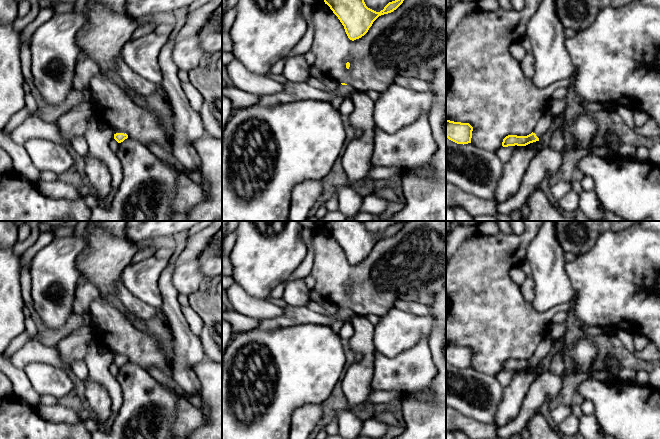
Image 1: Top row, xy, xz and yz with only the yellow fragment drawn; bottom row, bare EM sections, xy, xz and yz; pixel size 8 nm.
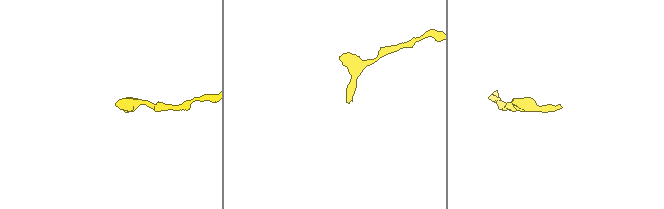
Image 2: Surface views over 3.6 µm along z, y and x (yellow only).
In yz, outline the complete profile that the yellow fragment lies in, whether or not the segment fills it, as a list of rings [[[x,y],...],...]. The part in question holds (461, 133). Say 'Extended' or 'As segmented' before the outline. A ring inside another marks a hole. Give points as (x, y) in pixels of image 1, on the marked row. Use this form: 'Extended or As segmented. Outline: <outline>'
As segmented. Outline: [[[446,120],[446,137],[457,144],[471,143],[472,131],[469,123]]]

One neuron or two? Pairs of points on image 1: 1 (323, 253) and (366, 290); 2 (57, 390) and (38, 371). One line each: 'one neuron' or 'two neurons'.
1: one neuron
2: one neuron

